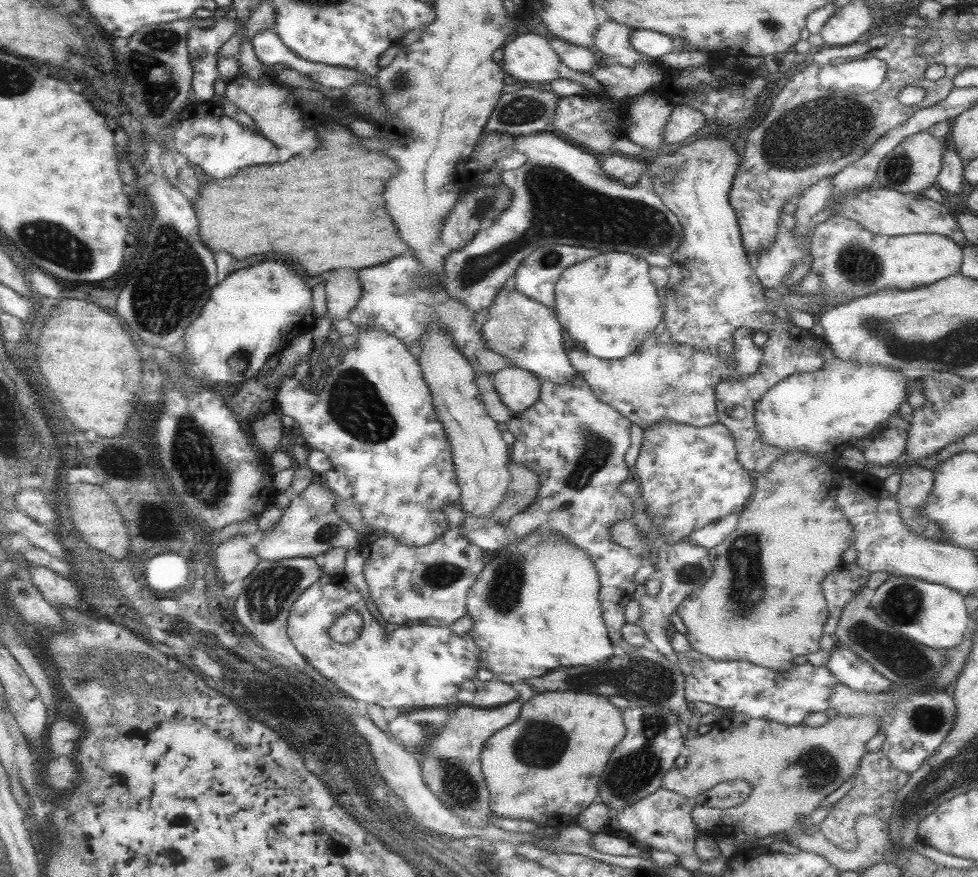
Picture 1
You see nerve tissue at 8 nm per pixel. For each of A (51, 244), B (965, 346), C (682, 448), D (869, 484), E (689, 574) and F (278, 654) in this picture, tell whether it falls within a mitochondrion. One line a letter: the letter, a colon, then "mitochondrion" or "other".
A: mitochondrion
B: mitochondrion
C: other
D: other
E: mitochondrion
F: other

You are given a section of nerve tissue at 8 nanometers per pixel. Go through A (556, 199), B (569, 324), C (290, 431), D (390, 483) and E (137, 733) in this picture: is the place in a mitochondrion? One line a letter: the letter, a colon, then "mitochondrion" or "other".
A: mitochondrion
B: other
C: other
D: other
E: other

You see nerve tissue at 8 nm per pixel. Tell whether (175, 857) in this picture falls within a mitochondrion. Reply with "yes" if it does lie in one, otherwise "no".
no

